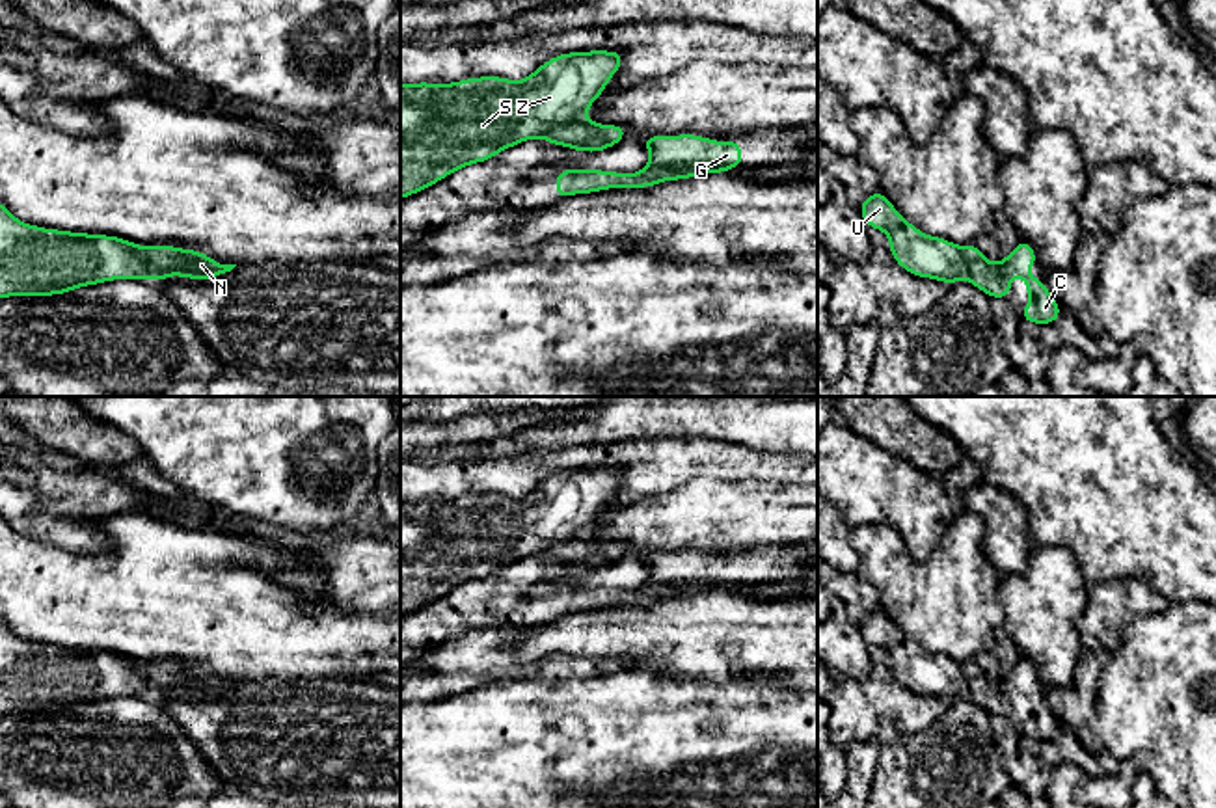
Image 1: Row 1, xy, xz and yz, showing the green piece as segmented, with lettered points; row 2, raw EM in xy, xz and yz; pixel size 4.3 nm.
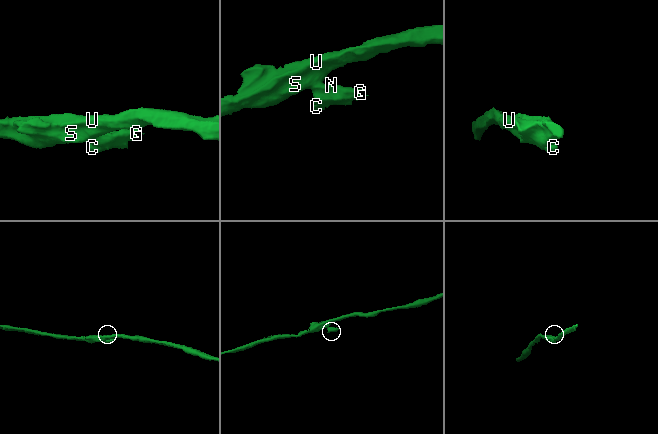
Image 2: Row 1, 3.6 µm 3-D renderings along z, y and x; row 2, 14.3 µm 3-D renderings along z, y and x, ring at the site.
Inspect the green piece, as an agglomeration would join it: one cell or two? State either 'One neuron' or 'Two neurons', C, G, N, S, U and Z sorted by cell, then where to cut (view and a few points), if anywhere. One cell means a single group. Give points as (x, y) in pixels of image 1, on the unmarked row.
Two neurons. Groups: C G N / S U Z. Split along xz (581, 533), (542, 553)

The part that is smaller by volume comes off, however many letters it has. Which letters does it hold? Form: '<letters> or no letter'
C, G, N

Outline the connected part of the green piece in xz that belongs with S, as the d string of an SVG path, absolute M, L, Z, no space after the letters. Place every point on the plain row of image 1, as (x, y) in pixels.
M611 467L566 469L544 478L520 499L490 492L453 501L400 501L400 616L456 586L581 536L624 475L624 469Z

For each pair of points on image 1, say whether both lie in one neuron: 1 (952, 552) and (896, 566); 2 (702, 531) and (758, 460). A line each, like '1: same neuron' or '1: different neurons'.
1: same neuron
2: different neurons

